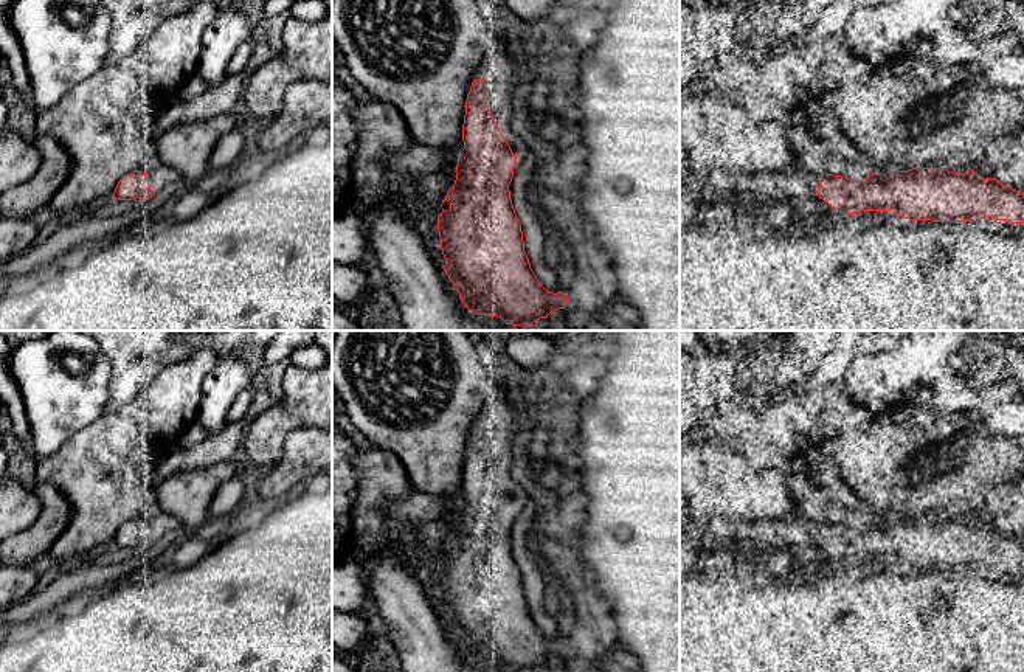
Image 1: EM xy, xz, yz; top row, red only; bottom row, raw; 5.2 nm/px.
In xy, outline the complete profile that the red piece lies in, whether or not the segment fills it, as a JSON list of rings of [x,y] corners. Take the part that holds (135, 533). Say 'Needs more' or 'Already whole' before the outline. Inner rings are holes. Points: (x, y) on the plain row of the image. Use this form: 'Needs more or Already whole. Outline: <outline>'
Needs more. Outline: [[[164,512],[157,514],[152,520],[133,518],[123,525],[113,540],[116,548],[149,548],[166,532],[180,526],[180,521]]]

